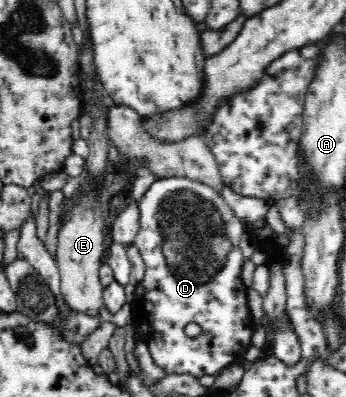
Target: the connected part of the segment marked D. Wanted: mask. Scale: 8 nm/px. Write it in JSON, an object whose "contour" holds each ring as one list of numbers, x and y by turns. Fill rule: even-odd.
{"contour":[[183,176,155,180,154,183,148,187,146,193,142,195,142,199,140,199,139,203,139,211,140,229,138,229,134,244,146,265,146,272,144,279,142,279,135,288,134,300,130,302,133,321,131,327,137,329,137,333,139,333,140,337,143,337,143,341,146,342,153,360,160,367,165,367,168,374,191,373,196,377,202,377,203,375,215,375,231,364,240,363,243,359,243,355,251,347,250,339,252,339,255,325,250,316,250,307,248,307,248,297,246,296,248,295,249,288,244,285,244,281,242,281,242,277,240,277,240,275,242,275,242,265,244,265,245,260,240,250,240,237,242,237,242,233,245,232,244,223,234,214,234,211,226,204,220,192,214,189,212,185,202,184,202,182],[188,323,198,323,198,325,200,325,201,332,198,336,190,338,184,333,184,327,186,327]]}

